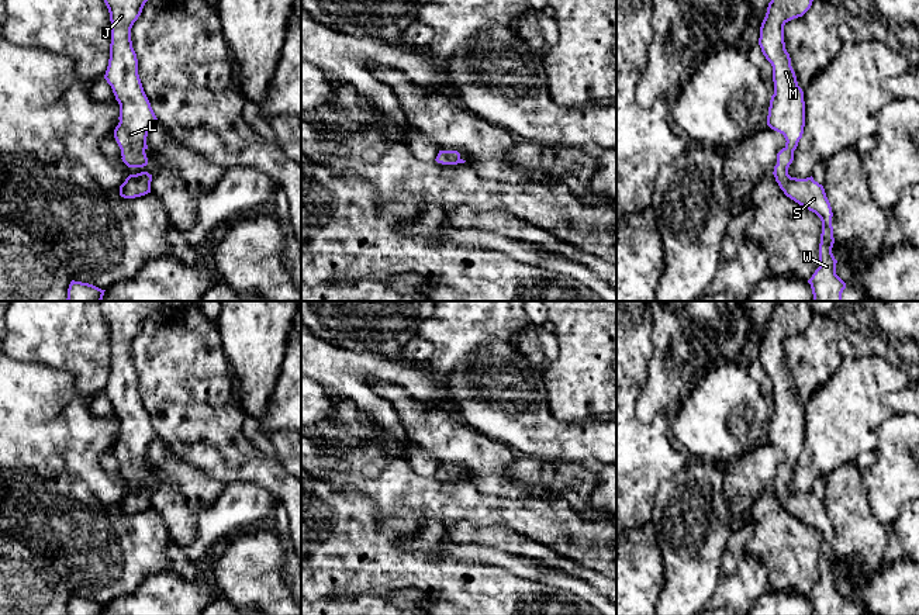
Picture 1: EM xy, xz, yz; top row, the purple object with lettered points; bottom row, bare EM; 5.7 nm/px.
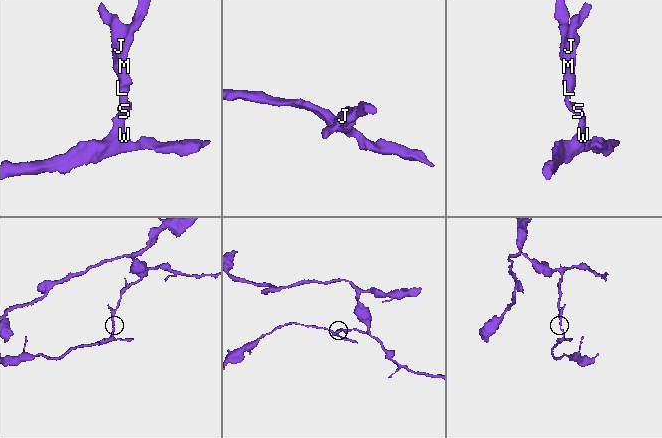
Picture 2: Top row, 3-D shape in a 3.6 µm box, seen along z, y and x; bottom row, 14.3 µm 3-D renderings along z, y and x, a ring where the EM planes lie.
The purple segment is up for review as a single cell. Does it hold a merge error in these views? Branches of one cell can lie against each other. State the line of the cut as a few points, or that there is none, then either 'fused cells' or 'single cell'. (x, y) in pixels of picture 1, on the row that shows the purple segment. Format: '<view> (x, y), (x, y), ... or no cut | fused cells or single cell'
no cut | single cell

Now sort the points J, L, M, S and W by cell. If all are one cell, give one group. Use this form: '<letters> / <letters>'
J L M S W

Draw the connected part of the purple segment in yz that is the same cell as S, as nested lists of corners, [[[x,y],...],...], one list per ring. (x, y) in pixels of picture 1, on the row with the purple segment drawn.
[[[771,0],[760,27],[759,45],[763,55],[773,66],[774,94],[770,100],[767,125],[782,134],[785,146],[777,153],[774,177],[787,197],[815,213],[822,221],[819,243],[819,267],[808,280],[813,301],[842,301],[846,283],[836,274],[836,263],[832,253],[835,243],[832,227],[832,207],[822,184],[813,177],[797,179],[788,175],[805,127],[804,91],[798,86],[791,66],[790,53],[784,42],[784,25],[802,17],[813,0]]]

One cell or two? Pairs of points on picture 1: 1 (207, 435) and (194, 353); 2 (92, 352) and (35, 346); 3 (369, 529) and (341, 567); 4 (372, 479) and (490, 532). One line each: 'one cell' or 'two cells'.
1: one cell
2: one cell
3: one cell
4: two cells

